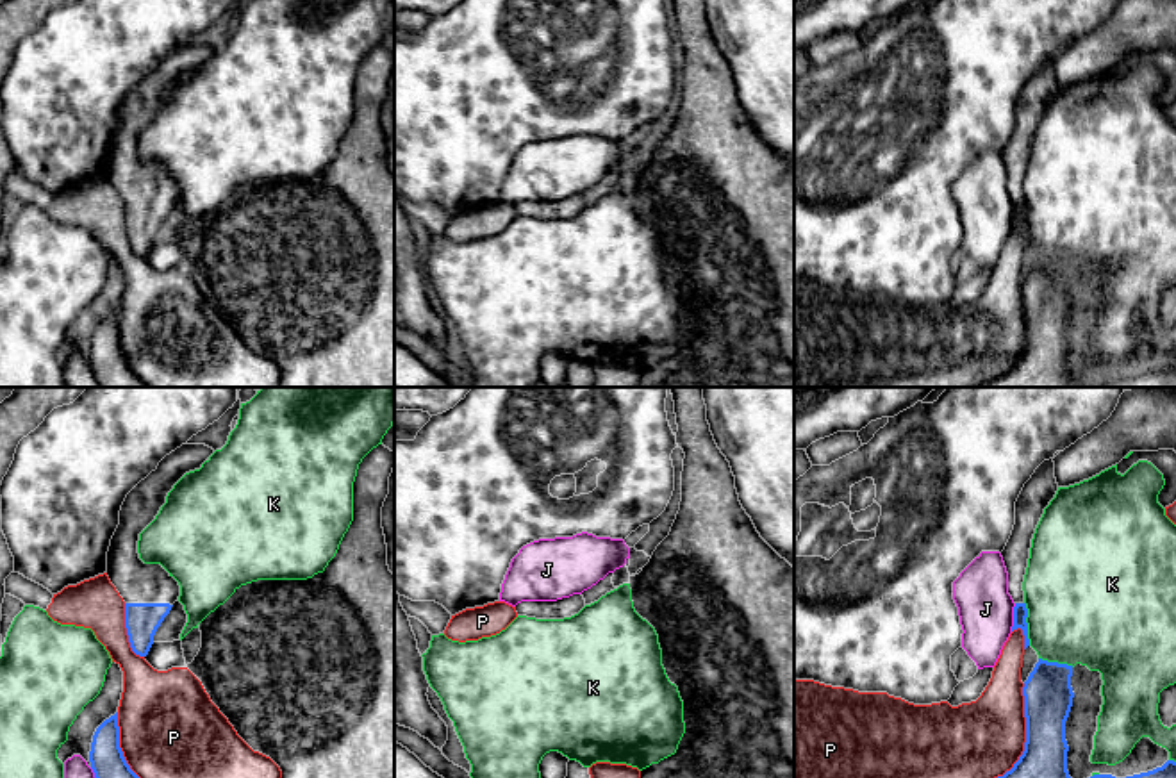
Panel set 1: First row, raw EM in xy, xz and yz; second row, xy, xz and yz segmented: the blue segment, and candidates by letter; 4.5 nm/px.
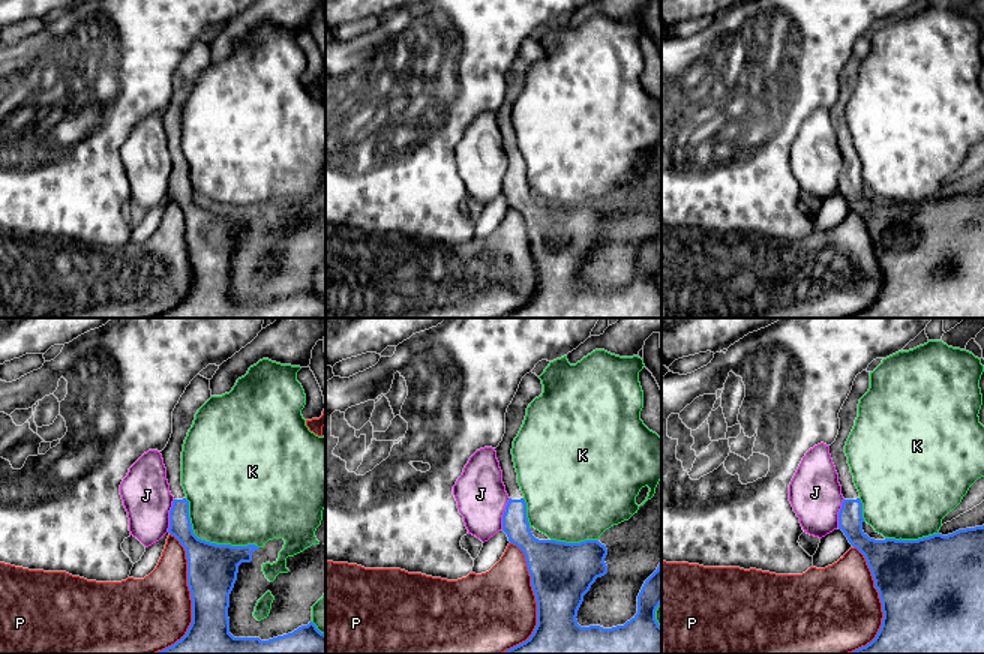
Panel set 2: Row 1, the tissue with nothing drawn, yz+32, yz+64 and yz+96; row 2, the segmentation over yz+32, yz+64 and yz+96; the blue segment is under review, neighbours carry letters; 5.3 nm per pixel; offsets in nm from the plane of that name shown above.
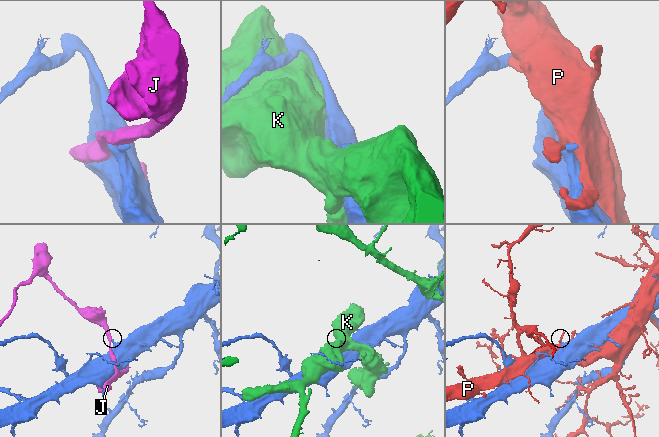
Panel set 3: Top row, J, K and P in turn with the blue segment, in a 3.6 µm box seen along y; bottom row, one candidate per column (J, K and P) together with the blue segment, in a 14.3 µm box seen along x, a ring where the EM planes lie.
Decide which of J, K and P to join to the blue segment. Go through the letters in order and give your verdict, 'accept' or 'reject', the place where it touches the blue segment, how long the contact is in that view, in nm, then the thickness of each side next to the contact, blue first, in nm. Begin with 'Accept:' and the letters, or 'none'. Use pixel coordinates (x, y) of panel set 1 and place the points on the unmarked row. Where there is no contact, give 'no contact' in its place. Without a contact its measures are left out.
Accept: none
J: reject; contact yz (1014, 218); length 130 nm; calibres 60 and 240 nm
K: reject; contact yz (1026, 223); length 200 nm; calibres 60 and 480 nm
P: reject; contact yz (1025, 345); length 500 nm; calibres 280 and 360 nm

